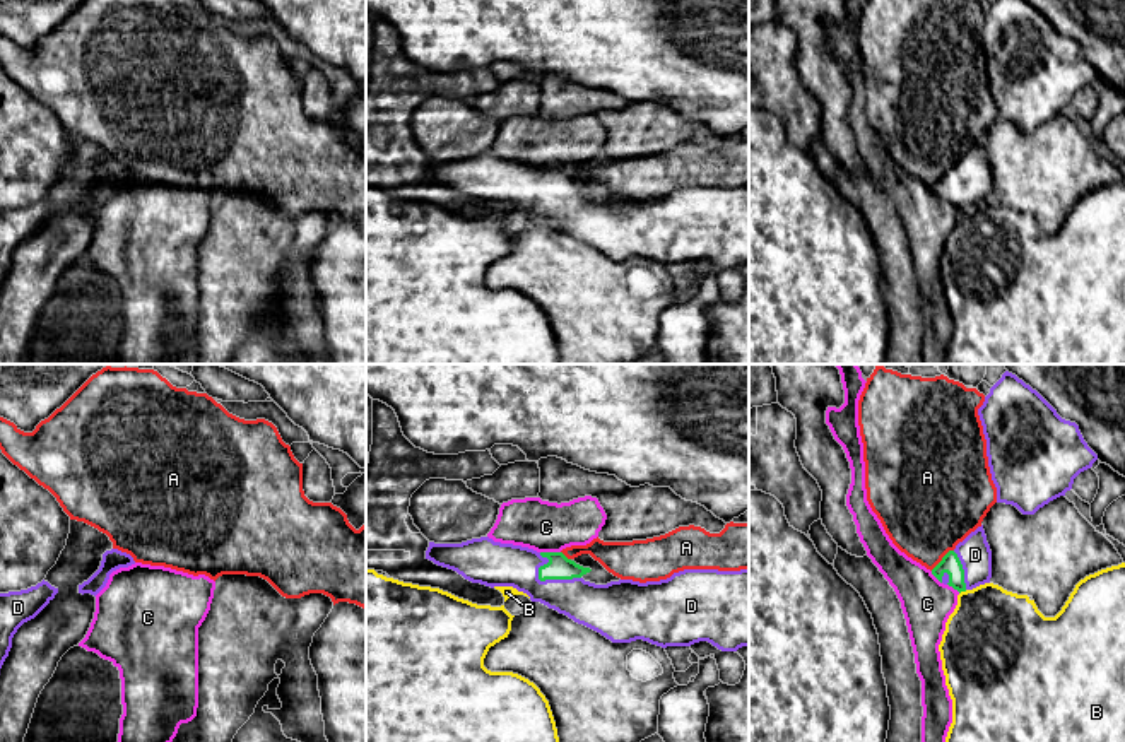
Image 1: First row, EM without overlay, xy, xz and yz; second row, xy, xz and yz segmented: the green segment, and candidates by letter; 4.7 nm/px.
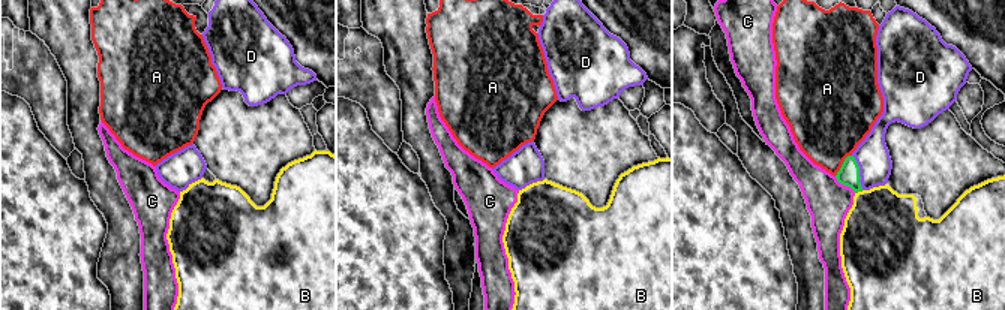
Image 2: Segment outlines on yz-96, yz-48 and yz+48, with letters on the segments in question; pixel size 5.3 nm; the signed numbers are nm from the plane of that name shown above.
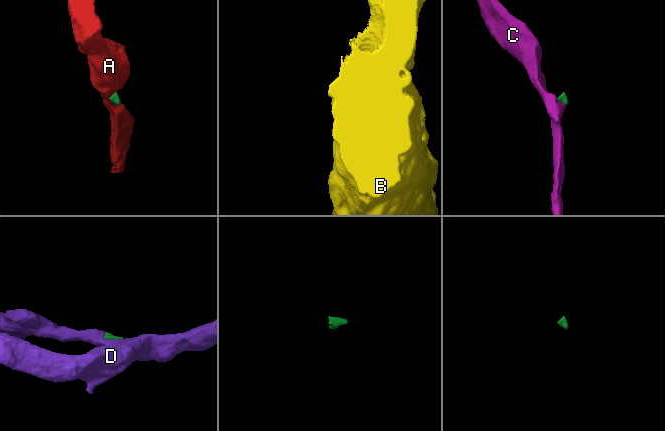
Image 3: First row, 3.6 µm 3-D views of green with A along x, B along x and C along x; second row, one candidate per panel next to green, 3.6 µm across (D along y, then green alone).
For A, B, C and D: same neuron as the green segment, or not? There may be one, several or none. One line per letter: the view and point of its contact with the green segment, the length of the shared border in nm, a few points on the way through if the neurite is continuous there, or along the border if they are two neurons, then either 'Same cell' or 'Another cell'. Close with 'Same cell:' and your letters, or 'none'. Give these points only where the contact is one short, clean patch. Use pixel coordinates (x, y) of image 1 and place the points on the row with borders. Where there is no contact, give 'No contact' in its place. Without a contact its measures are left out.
A: Touches green at yz (942, 559). Shared border 150 nm. Boundary: yz (953, 549), (930, 570). Another cell
B: Touches green at yz (963, 590). Shared border 40 nm. Boundary: yz (966, 590), (960, 594). Another cell
C: Touches green at xz (551, 553). Shared border 100 nm. Boundary: xz (541, 551), (559, 553). Another cell
D: Touches green at xz (546, 578). Shared border 240 nm. Path across: xz (559, 566), (546, 578), (494, 565). Same cell
Same cell: D

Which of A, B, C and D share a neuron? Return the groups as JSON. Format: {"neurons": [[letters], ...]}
{"neurons": [["A"], ["B"], ["C"], ["D"]]}

